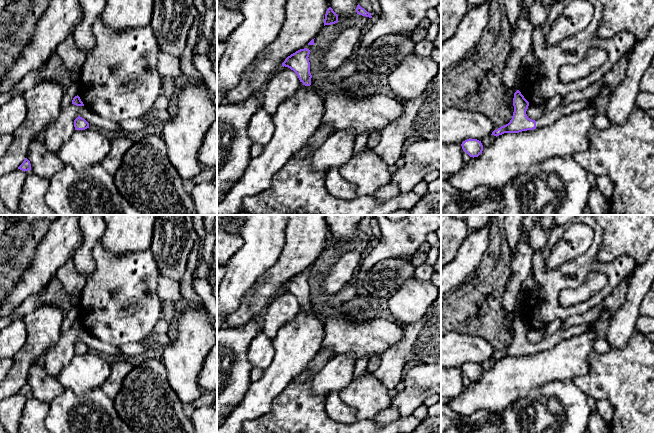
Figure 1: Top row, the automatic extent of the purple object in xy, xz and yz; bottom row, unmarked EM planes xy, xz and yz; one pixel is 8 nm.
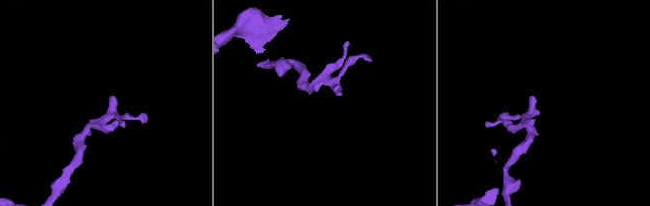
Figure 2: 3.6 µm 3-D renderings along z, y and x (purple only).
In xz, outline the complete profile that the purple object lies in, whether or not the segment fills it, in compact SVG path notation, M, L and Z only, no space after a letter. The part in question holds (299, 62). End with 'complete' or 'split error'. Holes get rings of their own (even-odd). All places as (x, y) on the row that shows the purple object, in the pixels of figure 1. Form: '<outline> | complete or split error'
M307 48L300 49L288 56L282 63L283 67L285 66L293 70L297 74L300 82L305 86L311 85L312 75L310 73L310 62L308 58L310 52Z | complete

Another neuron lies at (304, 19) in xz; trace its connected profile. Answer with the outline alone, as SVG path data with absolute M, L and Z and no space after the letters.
M287 0L285 18L276 39L264 48L255 60L245 69L240 83L228 93L228 101L240 104L254 96L261 96L267 81L282 67L282 63L291 54L308 46L324 26L329 3L327 0Z

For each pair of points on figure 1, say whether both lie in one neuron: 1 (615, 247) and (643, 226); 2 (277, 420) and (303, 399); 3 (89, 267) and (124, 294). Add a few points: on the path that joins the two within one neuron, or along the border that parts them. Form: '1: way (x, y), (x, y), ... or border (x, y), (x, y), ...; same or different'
1: way (622, 240), (636, 226); same
2: way (283, 416), (297, 402); same
3: border (93, 246), (94, 270), (85, 279); different

